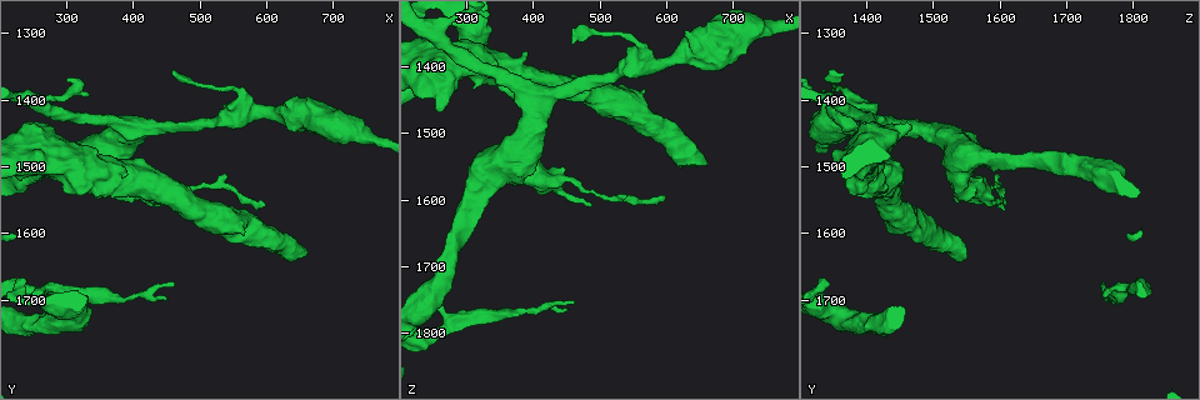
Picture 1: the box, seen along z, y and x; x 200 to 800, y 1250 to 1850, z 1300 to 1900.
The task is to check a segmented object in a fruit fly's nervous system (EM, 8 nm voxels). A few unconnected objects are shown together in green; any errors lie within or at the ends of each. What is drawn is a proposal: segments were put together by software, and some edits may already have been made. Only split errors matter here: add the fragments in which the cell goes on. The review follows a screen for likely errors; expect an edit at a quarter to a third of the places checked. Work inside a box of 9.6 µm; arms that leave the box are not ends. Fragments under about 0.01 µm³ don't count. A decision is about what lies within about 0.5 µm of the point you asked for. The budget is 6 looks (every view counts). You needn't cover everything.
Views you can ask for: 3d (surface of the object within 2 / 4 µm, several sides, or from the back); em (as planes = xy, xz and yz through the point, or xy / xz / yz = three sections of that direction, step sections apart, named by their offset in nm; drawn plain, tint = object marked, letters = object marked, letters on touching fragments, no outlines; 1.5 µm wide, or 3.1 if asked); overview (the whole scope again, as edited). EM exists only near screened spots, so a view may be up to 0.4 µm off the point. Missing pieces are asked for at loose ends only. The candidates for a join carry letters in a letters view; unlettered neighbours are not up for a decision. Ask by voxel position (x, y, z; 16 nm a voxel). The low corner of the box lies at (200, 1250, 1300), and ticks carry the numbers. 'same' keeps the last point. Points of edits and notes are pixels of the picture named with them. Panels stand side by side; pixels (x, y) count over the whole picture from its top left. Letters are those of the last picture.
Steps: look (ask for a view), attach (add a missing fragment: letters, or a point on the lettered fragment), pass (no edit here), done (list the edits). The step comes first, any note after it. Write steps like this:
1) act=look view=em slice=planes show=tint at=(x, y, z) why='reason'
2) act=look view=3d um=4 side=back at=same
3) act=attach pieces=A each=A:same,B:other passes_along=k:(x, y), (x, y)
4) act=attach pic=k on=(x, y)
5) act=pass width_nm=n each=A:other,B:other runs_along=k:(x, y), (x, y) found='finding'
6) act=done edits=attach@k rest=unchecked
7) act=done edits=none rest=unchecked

act=look view=3d um=2 at=(665, 1630, 1545) why='branch stops here'

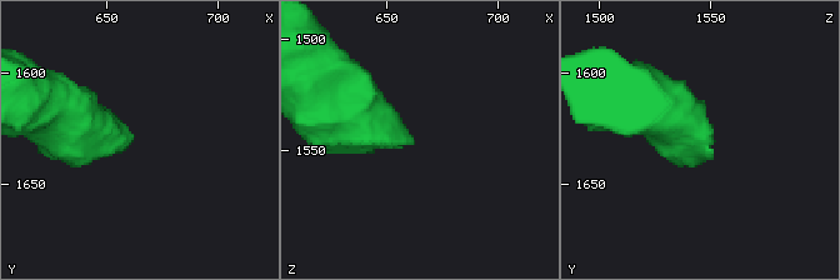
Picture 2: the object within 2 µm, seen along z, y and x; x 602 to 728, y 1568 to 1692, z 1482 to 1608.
act=look view=em slice=planes show=plain at=(661, 1629, 1547)

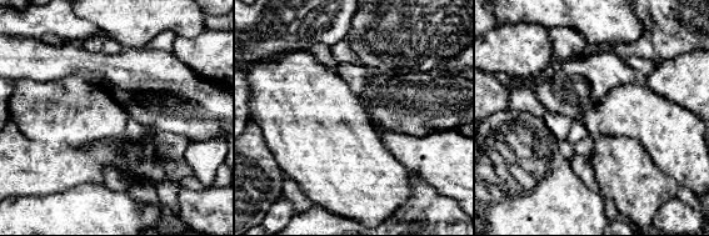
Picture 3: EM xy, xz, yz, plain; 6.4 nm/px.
act=look view=em slice=planes show=letters at=same

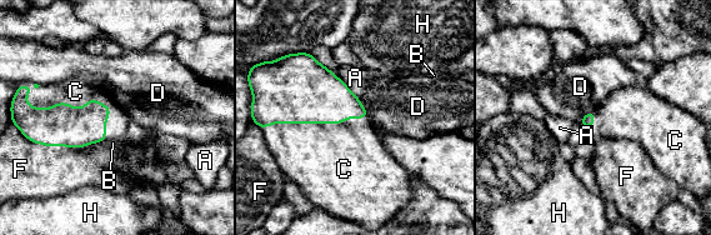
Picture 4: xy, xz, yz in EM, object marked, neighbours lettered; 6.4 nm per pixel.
act=attach pieces=C longest_contact=C:480nm each=A:other,B:other,C:same,D:other,F:other,H:other passes_along=4:(63, 125), (90, 98), (75, 91) found='it goes on there'

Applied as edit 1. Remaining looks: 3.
act=look view=em slice=yz step=8 show=tint at=(465, 1675, 1760) why='thin end'

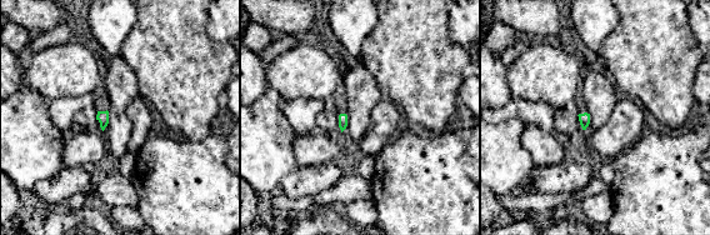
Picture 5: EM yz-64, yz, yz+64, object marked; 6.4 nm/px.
act=look view=em slice=planes show=letters at=same

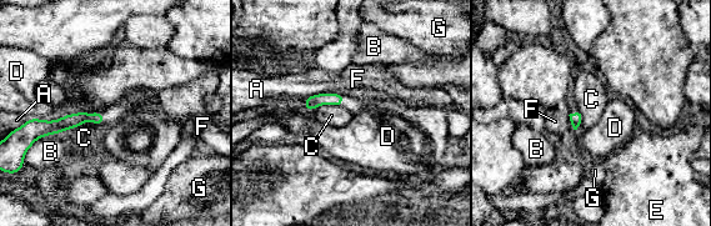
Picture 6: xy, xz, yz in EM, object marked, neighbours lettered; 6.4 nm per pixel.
act=pass width_nm=70 each=A:other,B:other,C:other,D:other,E:other,F:other,G:other found='no lettered fragment goes on from it'

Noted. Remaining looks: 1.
act=look view=em slice=planes show=letters at=(245, 1695, 1760) why='an open end'

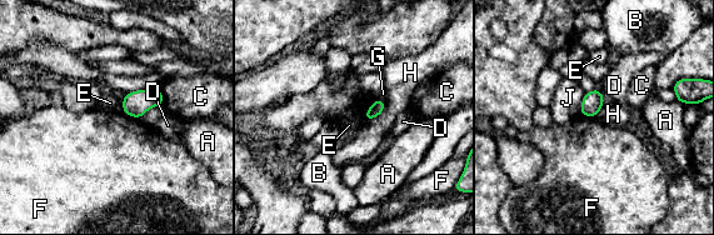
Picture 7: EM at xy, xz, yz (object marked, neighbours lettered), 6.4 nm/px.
act=pass each=A:other,B:other,C:other,D:other,E:other,F:other,G:other,H:other,J:other border=7:(375, 99), (365, 111), (364, 120) found='none of them fits'

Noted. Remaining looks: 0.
act=done edits=attach@4 rest=unchecked

